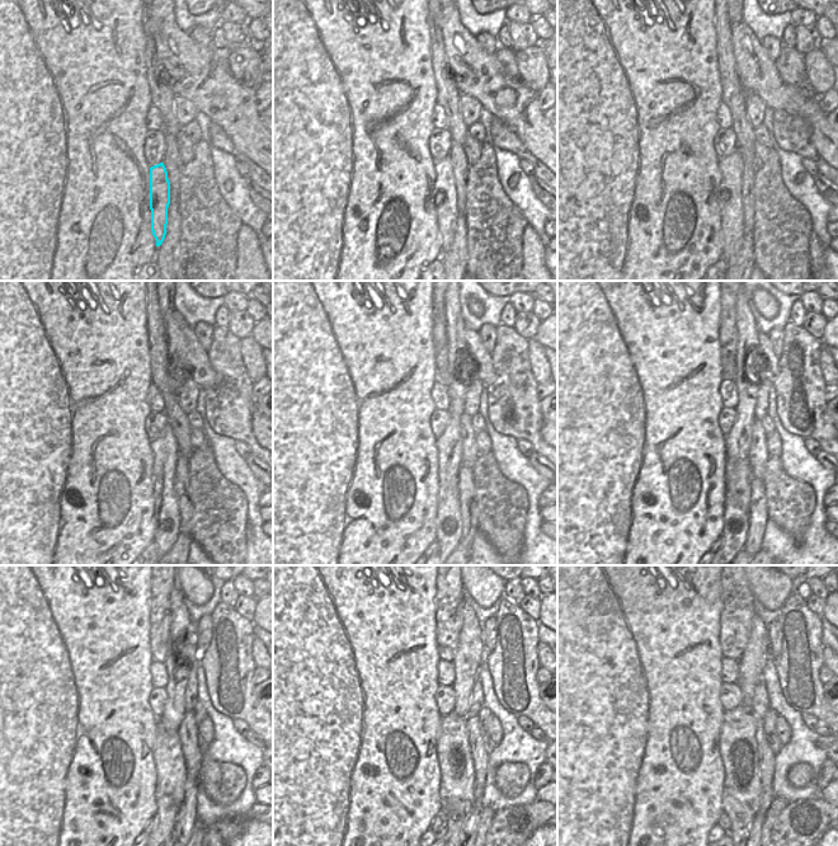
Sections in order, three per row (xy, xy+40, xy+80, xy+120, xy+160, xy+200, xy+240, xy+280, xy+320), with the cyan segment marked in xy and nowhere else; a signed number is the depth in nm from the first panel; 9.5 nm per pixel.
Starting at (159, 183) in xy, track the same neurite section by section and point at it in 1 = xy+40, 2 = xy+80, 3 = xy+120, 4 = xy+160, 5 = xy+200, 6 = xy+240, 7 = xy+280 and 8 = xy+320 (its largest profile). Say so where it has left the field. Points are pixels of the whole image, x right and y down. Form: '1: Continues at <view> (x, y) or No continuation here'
1: Continues at xy+40 (445, 189)
2: Continues at xy+80 (731, 212)
3: Continues at xy+120 (166, 515)
4: Continues at xy+160 (448, 535)
5: Continues at xy+200 (749, 358)
6: Continues at xy+240 (182, 654)
7: Continues at xy+280 (470, 654)
8: Continues at xy+320 (757, 652)

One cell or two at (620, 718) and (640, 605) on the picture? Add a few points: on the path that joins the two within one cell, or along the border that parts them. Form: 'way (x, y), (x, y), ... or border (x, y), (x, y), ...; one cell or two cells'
way (620, 690), (620, 633); one cell

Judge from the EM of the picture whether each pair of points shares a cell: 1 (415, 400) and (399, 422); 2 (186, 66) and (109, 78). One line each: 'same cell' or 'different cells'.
1: same cell
2: different cells

